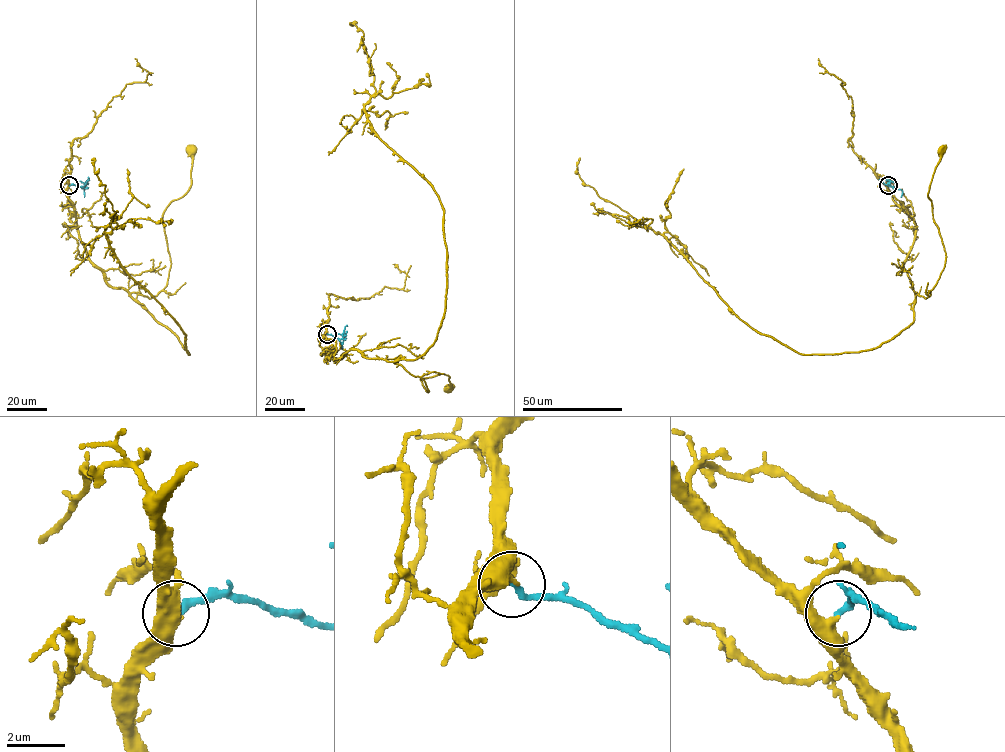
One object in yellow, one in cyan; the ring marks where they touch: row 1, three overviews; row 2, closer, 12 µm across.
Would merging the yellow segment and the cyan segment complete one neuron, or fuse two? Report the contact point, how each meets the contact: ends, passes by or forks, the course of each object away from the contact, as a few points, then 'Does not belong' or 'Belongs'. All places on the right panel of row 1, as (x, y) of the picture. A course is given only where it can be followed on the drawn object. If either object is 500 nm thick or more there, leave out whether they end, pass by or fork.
Place: (888, 185). At the ring yellow passes by. At the ring cyan ends. Course of yellow: (887, 186), (916, 226), (903, 267), (913, 290), (926, 298), (944, 265), (928, 196), (940, 149). Course of cyan: (887, 185), (897, 188), (896, 183), (885, 177). Belongs

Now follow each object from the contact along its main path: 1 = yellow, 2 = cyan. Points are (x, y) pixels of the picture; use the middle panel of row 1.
1: (327, 333), (335, 362), (356, 349), (400, 364), (424, 381), (427, 391), (421, 378), (444, 374), (450, 386)
2: (327, 333), (343, 343), (346, 331)

